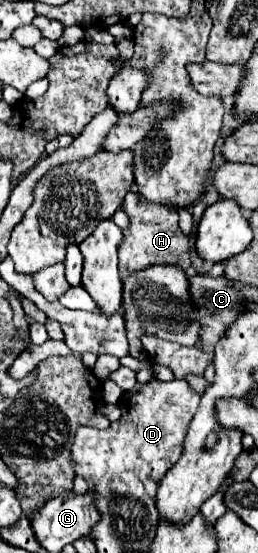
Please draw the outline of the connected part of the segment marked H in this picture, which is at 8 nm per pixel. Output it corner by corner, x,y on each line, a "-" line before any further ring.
129,191
123,201
123,211
127,215
135,215
135,223
125,231
125,239
119,247
119,273
121,279
151,267
151,265
177,265
181,269
191,267
191,247
189,237
179,229
179,213
175,209
149,203
137,195
137,191

